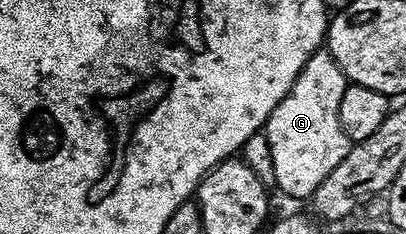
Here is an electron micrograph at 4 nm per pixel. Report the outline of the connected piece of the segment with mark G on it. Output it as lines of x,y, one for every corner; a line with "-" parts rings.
320,51
312,55
309,63
297,75
289,95
277,103
275,110
269,115
265,126
267,133
267,149
271,152
271,173
275,176
275,185
287,197
303,197
309,199
321,187
325,175
345,159
345,155
350,151
352,142
341,131
341,119
339,118
339,108
341,107
341,95
345,95
348,87
348,79
341,71
341,67
333,59
333,55
326,51

